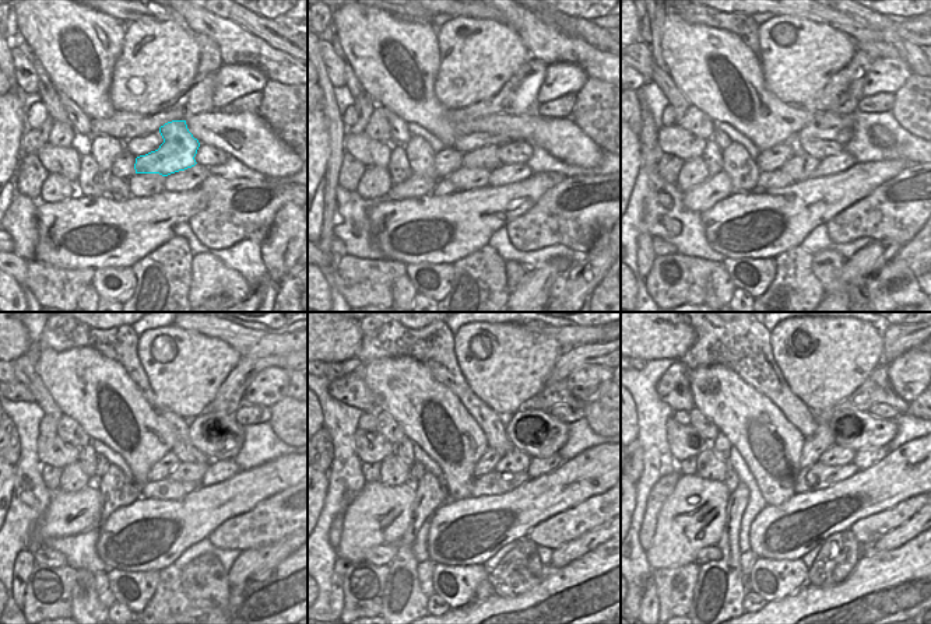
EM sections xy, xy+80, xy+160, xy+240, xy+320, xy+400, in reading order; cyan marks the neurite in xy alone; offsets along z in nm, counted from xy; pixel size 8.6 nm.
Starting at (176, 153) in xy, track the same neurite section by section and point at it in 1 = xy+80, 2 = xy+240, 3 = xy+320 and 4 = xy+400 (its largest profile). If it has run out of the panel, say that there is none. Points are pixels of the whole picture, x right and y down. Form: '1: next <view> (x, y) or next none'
1: next xy+80 (487, 157)
2: next xy+240 (167, 488)
3: next xy+320 (492, 483)
4: next xy+400 (814, 477)

